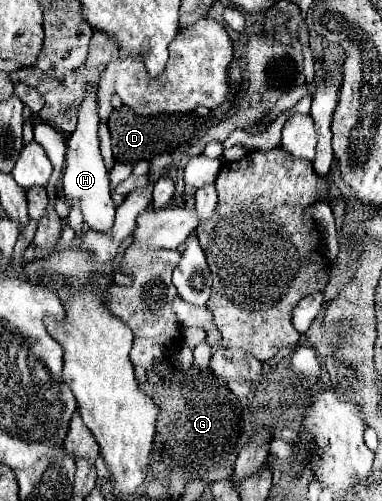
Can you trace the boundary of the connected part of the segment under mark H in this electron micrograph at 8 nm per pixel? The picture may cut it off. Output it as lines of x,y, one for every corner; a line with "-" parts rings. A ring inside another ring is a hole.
89,87
87,97
83,99
81,109
79,109
77,129
67,139
63,193
67,199
79,201
81,211
83,211
83,219
87,221
87,225
91,229
109,231
109,227
113,227
113,219
115,219
115,203
111,201
111,195
109,195
109,177
107,177
107,169
103,165
103,157
99,153
97,127
99,127
97,93
93,91
93,87

